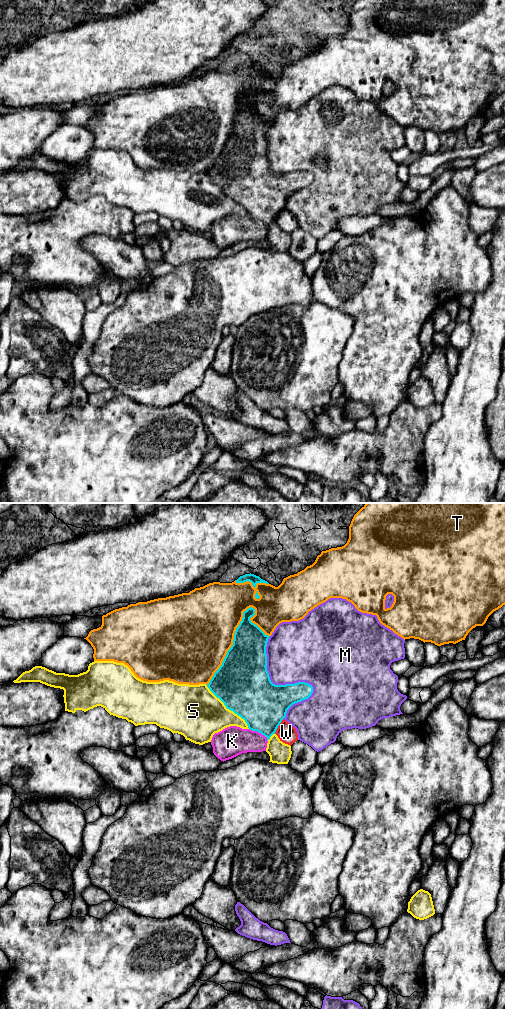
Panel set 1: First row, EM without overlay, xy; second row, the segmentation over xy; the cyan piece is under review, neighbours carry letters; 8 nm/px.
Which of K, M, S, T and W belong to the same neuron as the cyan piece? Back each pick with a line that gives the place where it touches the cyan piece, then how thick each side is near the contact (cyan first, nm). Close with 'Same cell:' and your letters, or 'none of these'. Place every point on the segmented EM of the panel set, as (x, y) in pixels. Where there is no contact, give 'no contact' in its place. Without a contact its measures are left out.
K: contact xy (259, 732); calibres 380 and 240 nm
Same cell: K

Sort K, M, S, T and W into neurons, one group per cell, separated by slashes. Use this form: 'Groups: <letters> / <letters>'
Groups: K / M / S / T / W

